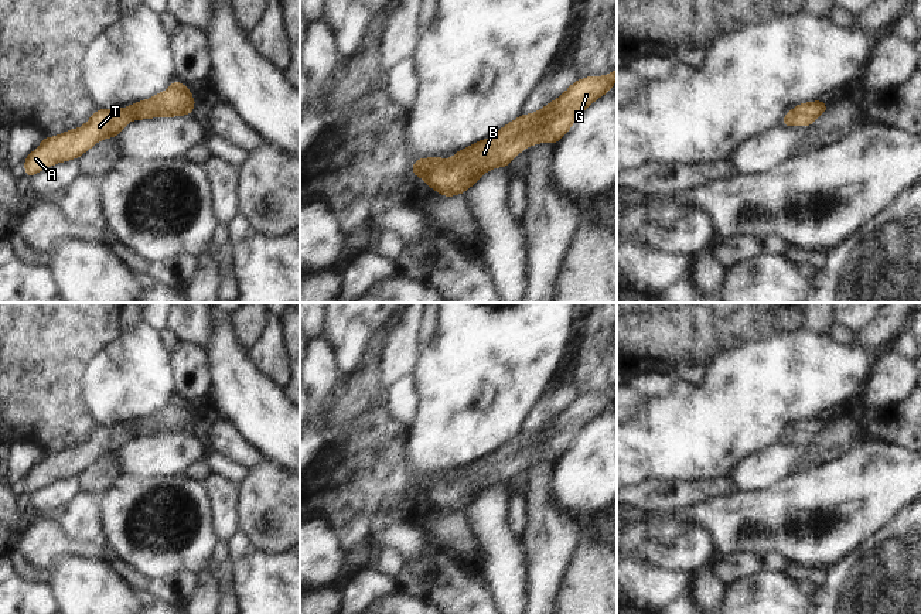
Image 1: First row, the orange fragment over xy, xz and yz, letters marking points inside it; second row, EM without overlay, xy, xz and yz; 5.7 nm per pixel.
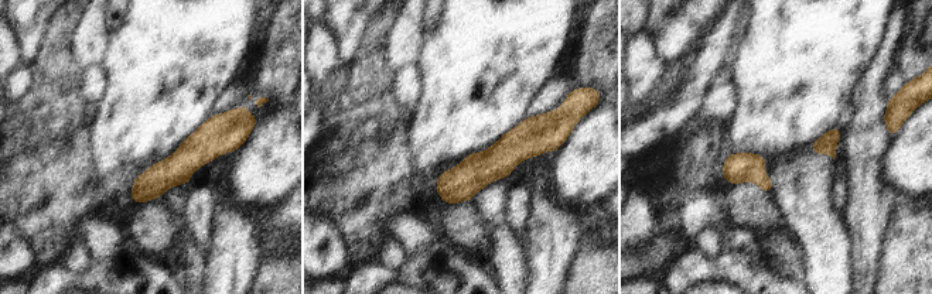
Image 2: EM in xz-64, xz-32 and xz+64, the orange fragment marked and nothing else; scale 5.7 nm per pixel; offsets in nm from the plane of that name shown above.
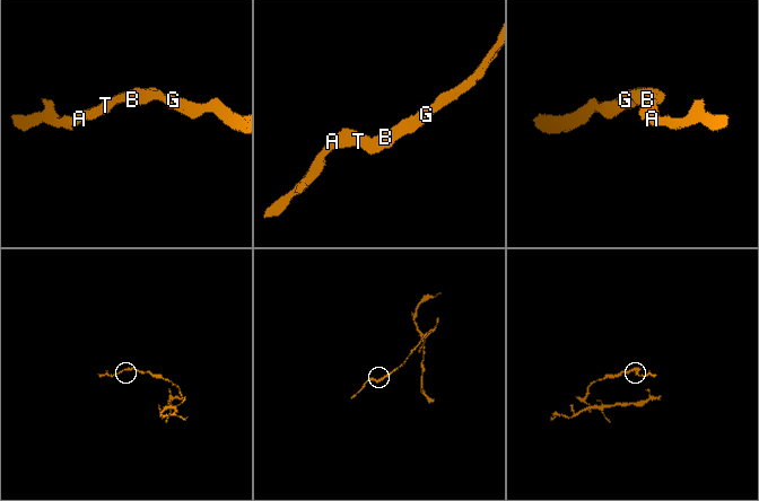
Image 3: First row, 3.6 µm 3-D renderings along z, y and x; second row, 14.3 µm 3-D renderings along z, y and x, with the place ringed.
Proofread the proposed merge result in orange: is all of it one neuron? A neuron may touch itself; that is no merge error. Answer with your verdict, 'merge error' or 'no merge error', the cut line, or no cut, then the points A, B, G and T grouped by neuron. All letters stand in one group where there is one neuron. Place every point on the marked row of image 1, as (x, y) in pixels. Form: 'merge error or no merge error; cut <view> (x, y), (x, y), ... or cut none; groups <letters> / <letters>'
no merge error; cut none; groups A B G T

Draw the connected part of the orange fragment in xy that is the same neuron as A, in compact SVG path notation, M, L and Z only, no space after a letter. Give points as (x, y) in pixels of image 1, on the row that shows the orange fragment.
M174 81L167 91L132 106L96 110L82 127L44 137L38 149L24 160L25 177L57 163L76 160L99 140L116 137L130 120L191 115L194 105L188 86Z

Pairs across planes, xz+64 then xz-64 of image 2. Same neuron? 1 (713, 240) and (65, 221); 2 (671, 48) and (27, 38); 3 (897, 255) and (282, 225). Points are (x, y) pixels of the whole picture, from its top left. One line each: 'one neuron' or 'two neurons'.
1: two neurons
2: one neuron
3: two neurons

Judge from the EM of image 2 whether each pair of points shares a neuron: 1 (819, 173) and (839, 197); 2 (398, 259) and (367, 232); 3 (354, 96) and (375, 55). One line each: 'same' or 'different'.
1: different
2: different
3: same

